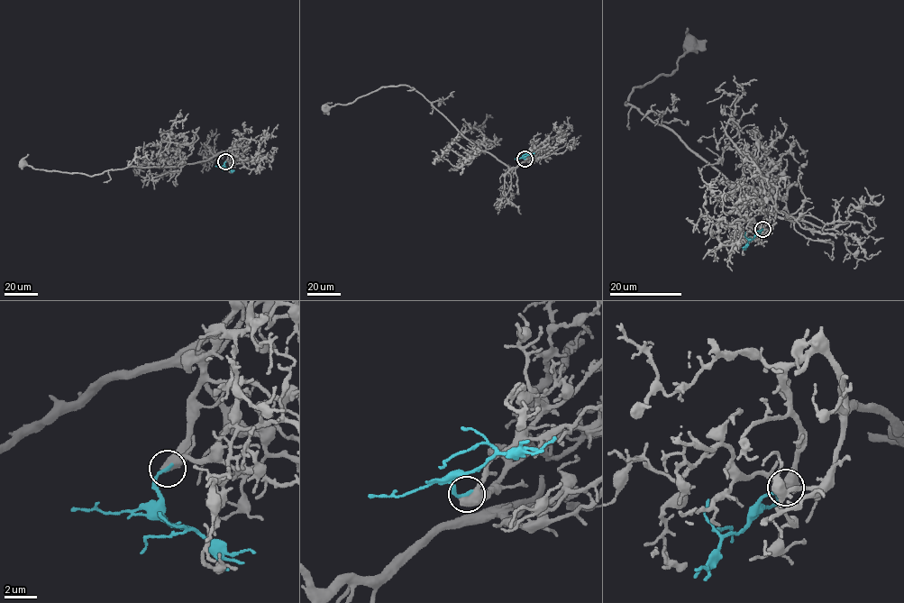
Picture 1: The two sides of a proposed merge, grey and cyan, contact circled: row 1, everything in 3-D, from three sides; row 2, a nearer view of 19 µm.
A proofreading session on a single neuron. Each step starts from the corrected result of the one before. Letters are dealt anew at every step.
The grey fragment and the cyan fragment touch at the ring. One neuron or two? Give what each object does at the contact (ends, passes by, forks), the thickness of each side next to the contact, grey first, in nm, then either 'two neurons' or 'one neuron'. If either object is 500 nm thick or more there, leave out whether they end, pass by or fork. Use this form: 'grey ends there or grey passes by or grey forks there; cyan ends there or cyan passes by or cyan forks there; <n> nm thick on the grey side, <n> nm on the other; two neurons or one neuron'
500 nm thick on the grey side, 200 nm on the other; one neuron

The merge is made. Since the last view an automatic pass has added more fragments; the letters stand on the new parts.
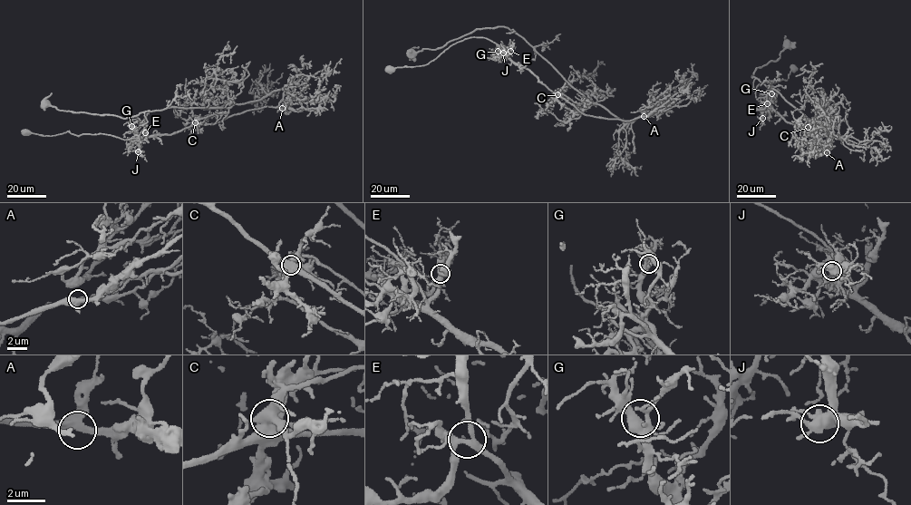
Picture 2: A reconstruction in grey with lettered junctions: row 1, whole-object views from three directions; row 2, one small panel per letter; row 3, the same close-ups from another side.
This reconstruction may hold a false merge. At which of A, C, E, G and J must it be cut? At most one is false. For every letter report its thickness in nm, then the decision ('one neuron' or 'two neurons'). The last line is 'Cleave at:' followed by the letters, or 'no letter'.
A: 400 nm | one neuron
C: 650 nm | two neurons
E: 320 nm | one neuron
G: 360 nm | one neuron
J: 460 nm | one neuron
Cleave at: C

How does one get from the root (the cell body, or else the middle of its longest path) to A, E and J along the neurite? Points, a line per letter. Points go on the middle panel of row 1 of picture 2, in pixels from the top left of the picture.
A: (411, 53), (440, 48), (477, 29), (505, 27), (590, 101), (625, 123), (644, 116)
E: (411, 53), (440, 48), (477, 29), (505, 27), (520, 35), (591, 102), (555, 93), (509, 60), (510, 51)
J: (411, 53), (440, 48), (477, 29), (505, 27), (520, 35), (591, 102), (555, 93), (503, 53)

